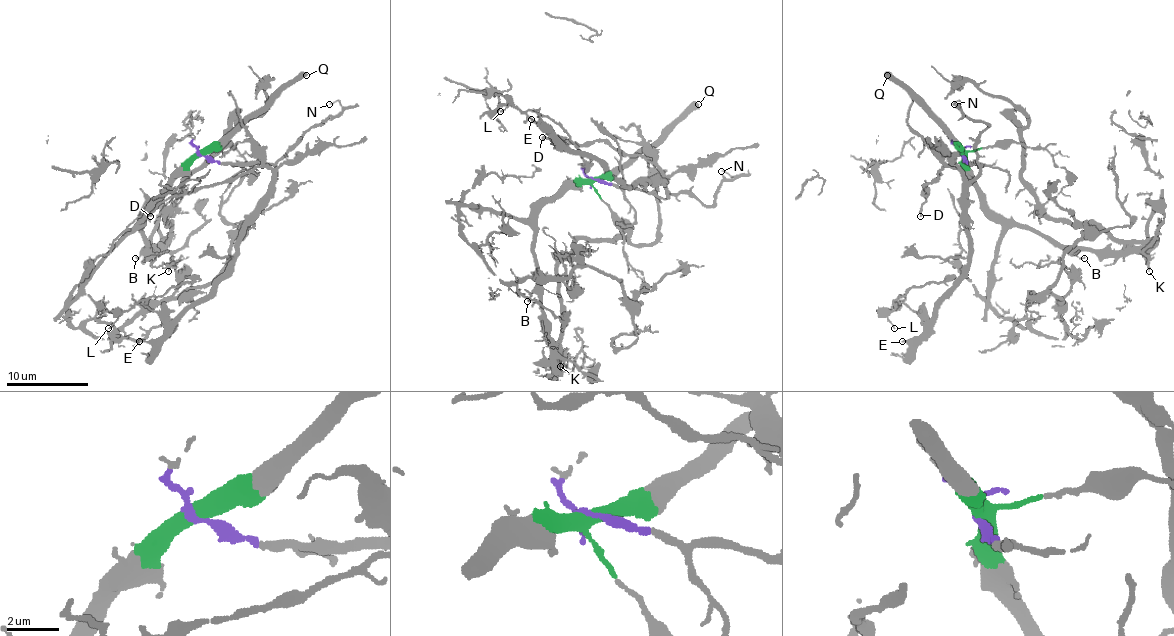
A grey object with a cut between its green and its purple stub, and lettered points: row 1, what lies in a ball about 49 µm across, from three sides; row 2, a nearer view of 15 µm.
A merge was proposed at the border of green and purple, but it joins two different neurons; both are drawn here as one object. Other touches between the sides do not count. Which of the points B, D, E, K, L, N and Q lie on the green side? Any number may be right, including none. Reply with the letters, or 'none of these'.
B, K, Q

